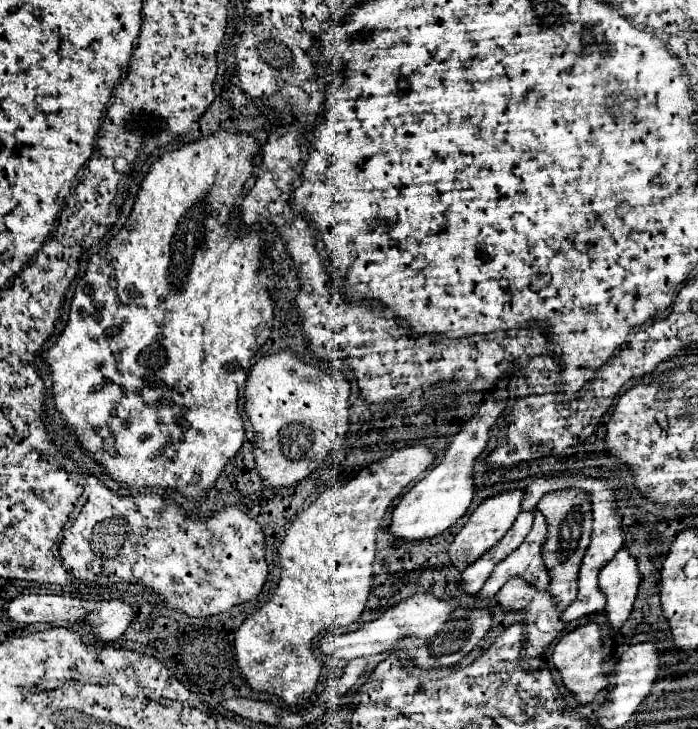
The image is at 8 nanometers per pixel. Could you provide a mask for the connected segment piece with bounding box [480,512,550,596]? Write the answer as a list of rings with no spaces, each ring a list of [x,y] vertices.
[[[536,512],[534,526],[526,536],[524,544],[518,546],[510,556],[506,556],[506,560],[502,560],[498,568],[494,568],[490,580],[486,580],[480,594],[494,596],[502,588],[502,584],[514,576],[522,576],[536,588],[546,590],[550,584],[550,572],[546,572],[546,566],[542,564],[544,542],[546,542],[546,518],[542,516],[542,512]]]

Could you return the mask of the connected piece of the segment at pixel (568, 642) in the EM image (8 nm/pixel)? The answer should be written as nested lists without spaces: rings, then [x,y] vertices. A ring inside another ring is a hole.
[[[590,620],[574,630],[570,630],[568,634],[562,636],[562,640],[554,646],[552,652],[552,664],[554,668],[560,670],[562,674],[562,682],[566,684],[566,688],[578,696],[580,704],[588,704],[596,698],[596,694],[606,688],[610,684],[610,674],[604,668],[604,650],[612,652],[610,648],[604,648],[602,644],[602,630],[600,624]]]

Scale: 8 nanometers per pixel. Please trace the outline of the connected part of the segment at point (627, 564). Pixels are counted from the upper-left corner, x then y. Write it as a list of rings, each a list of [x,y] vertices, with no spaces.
[[[622,548],[600,570],[598,586],[606,594],[606,614],[614,632],[620,630],[620,626],[628,620],[638,592],[638,584],[638,562],[626,548]]]

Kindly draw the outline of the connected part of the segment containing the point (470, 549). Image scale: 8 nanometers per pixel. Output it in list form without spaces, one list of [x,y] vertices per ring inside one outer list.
[[[524,488],[500,492],[500,494],[494,494],[494,496],[480,502],[480,506],[472,512],[470,520],[462,526],[462,530],[456,534],[456,538],[450,546],[450,562],[458,570],[464,570],[468,564],[478,560],[486,550],[490,550],[510,530],[510,526],[514,524],[518,512],[520,512],[522,496],[524,496]]]

